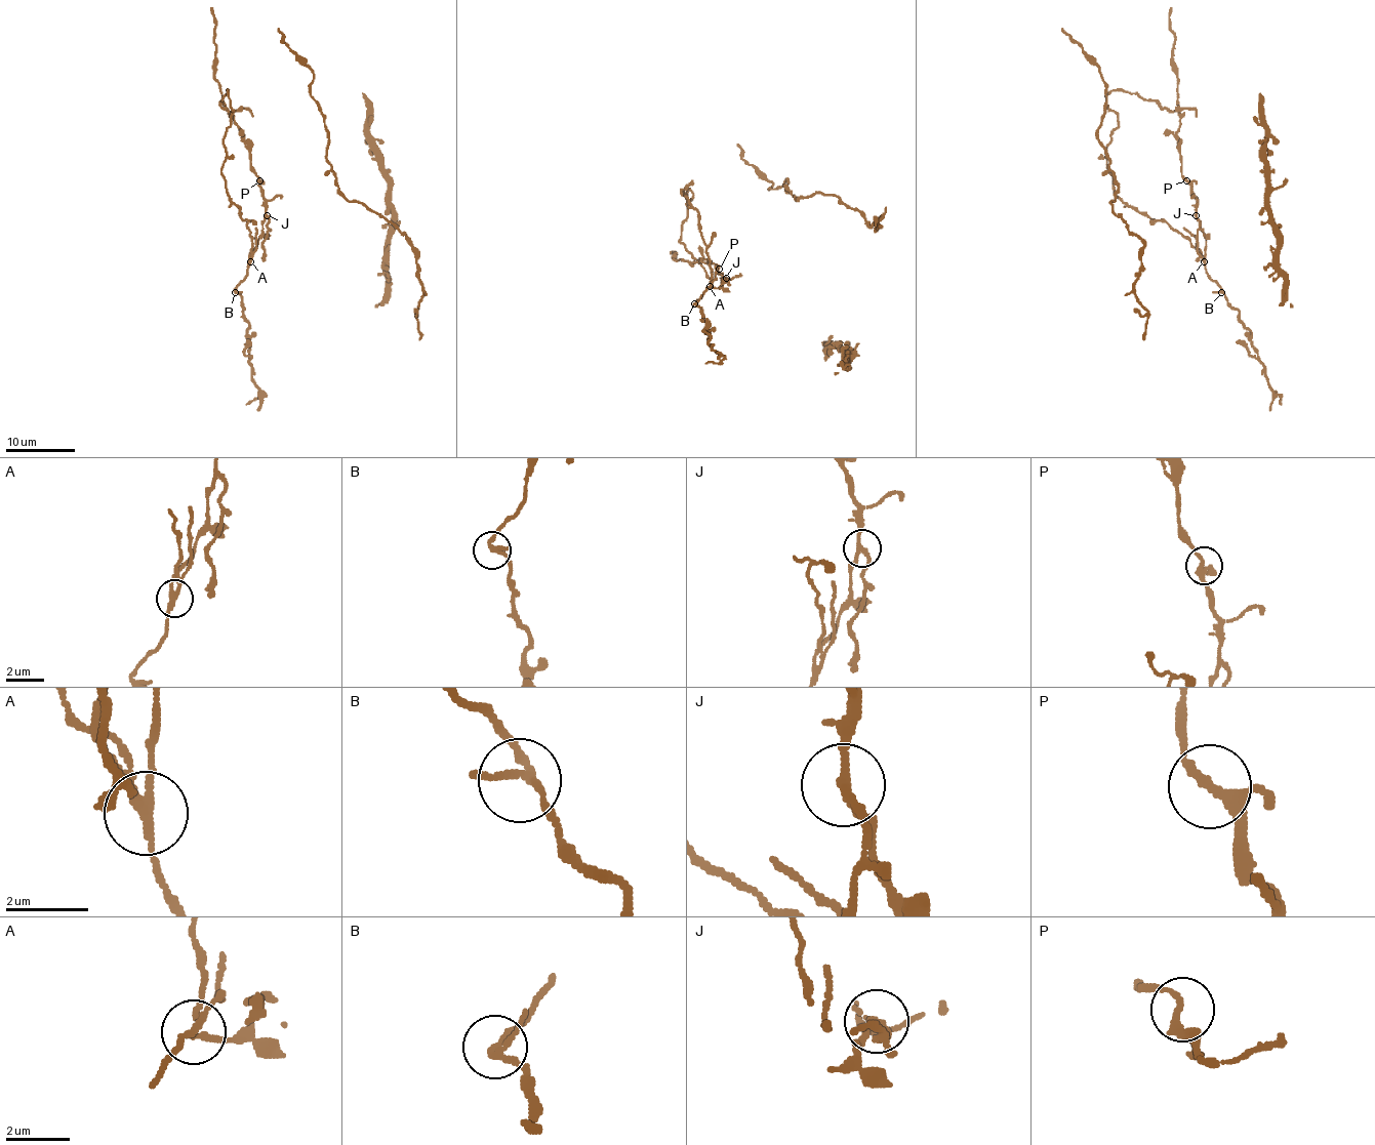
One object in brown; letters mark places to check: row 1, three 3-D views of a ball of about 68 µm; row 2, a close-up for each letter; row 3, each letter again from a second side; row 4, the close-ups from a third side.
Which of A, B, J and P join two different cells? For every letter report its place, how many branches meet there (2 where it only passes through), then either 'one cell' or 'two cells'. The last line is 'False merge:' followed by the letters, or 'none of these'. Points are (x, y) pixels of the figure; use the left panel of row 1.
A: (250, 261) | 3 | two cells
B: (235, 292) | 3 | one cell
J: (267, 215) | 3 | two cells
P: (259, 180) | 3 | one cell
False merge: A, J

